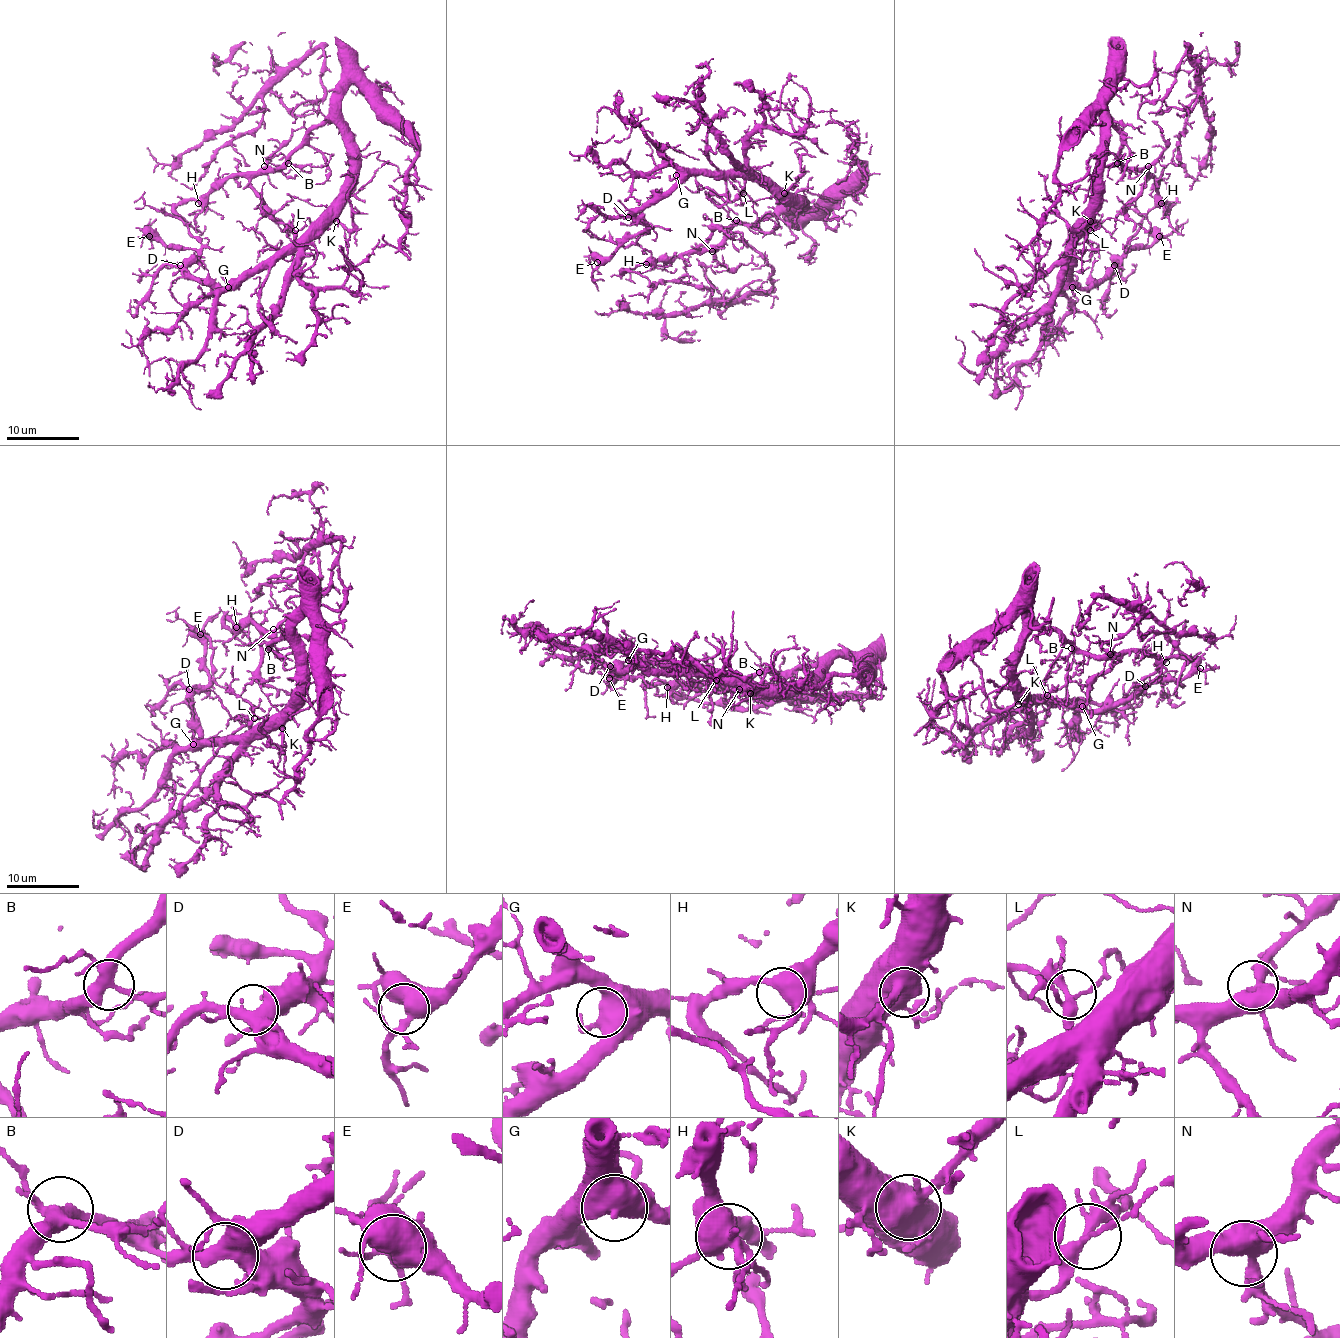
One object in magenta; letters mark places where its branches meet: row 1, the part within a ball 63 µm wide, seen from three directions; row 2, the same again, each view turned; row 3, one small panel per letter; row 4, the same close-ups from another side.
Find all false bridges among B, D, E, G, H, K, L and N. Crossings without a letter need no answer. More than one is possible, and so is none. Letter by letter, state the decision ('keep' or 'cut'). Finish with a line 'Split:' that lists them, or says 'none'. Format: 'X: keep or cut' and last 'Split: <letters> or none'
B: keep
D: keep
E: keep
G: keep
H: keep
K: keep
L: keep
N: keep
Split: none

